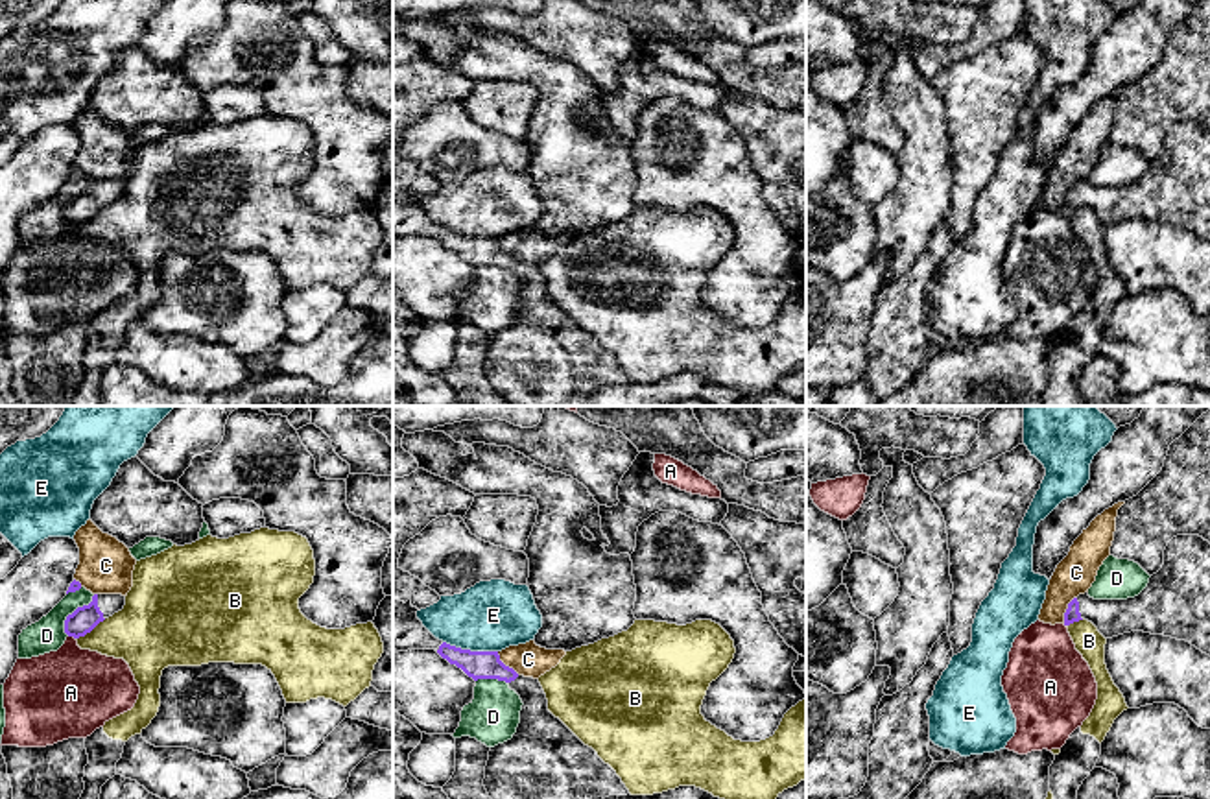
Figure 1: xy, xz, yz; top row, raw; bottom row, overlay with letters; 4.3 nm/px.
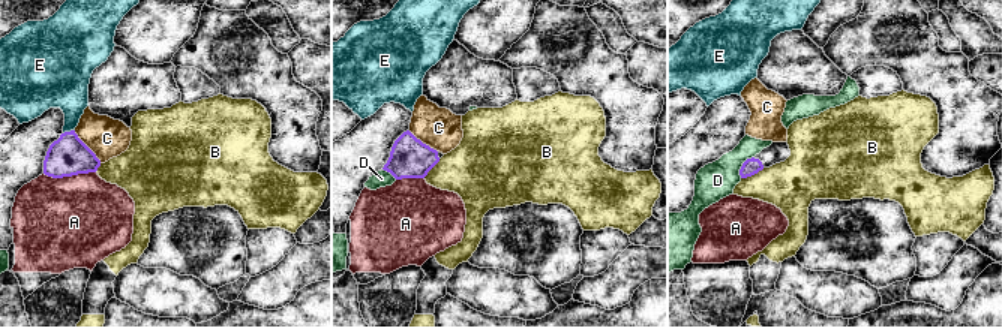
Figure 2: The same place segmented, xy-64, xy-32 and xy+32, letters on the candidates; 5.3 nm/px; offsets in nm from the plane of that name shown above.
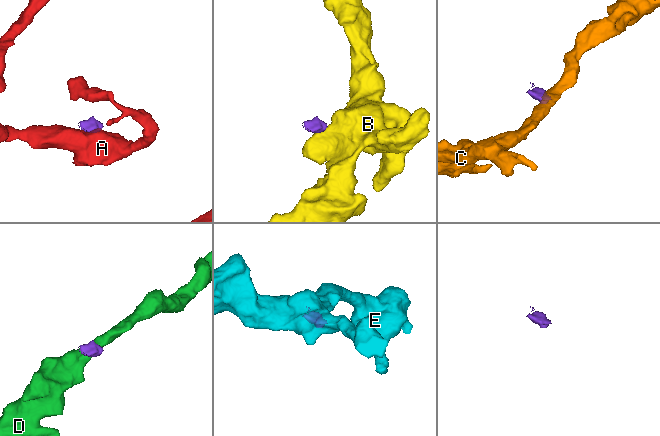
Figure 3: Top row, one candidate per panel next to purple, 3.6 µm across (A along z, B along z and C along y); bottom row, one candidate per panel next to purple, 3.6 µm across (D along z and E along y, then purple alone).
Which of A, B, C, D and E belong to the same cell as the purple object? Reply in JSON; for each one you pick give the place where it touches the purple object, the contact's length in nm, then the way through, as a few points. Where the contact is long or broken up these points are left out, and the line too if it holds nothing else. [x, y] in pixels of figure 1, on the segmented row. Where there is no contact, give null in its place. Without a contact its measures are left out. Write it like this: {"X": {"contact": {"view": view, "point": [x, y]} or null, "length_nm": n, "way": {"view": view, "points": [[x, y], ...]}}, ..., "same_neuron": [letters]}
{"same_neuron": []}

